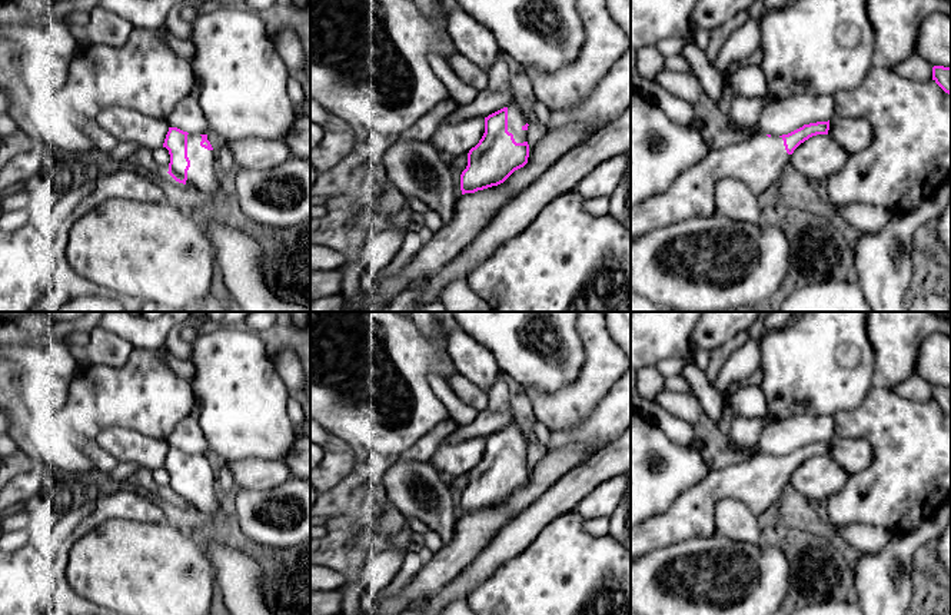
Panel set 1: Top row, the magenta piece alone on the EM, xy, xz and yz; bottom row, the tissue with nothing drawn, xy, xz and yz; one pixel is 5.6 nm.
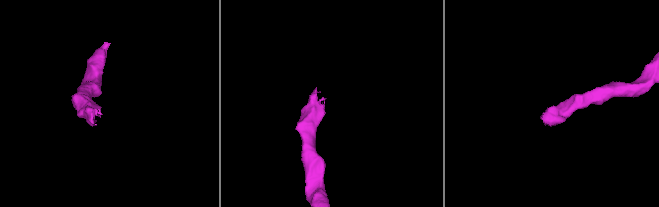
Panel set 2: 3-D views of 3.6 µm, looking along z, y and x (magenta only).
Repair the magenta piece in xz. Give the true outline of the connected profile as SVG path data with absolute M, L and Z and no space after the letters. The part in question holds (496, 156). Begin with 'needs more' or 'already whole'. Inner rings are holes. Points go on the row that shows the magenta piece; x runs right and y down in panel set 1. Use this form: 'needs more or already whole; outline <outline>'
needs more; outline M516 100L508 107L485 117L485 133L479 143L469 150L468 166L460 174L462 195L498 186L503 183L515 170L528 163L528 126L526 116Z

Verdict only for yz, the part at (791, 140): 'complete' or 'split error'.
split error

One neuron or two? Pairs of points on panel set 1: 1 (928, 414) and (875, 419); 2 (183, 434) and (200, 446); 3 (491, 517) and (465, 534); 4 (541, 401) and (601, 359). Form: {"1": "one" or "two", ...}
{"1": "one", "2": "one", "3": "one", "4": "one"}

